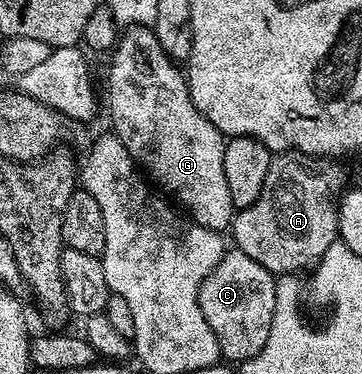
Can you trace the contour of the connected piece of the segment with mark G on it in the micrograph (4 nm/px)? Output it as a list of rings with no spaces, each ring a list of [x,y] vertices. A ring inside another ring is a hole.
[[[150,27],[127,28],[112,50],[113,57],[114,66],[110,69],[110,121],[114,124],[114,136],[124,143],[124,147],[128,147],[128,155],[132,155],[135,165],[145,170],[148,177],[150,172],[150,181],[163,194],[171,193],[183,205],[181,208],[195,225],[219,231],[229,230],[236,210],[228,191],[228,179],[224,179],[226,141],[224,134],[212,127],[200,111],[196,111],[186,85],[185,72],[170,60]]]

